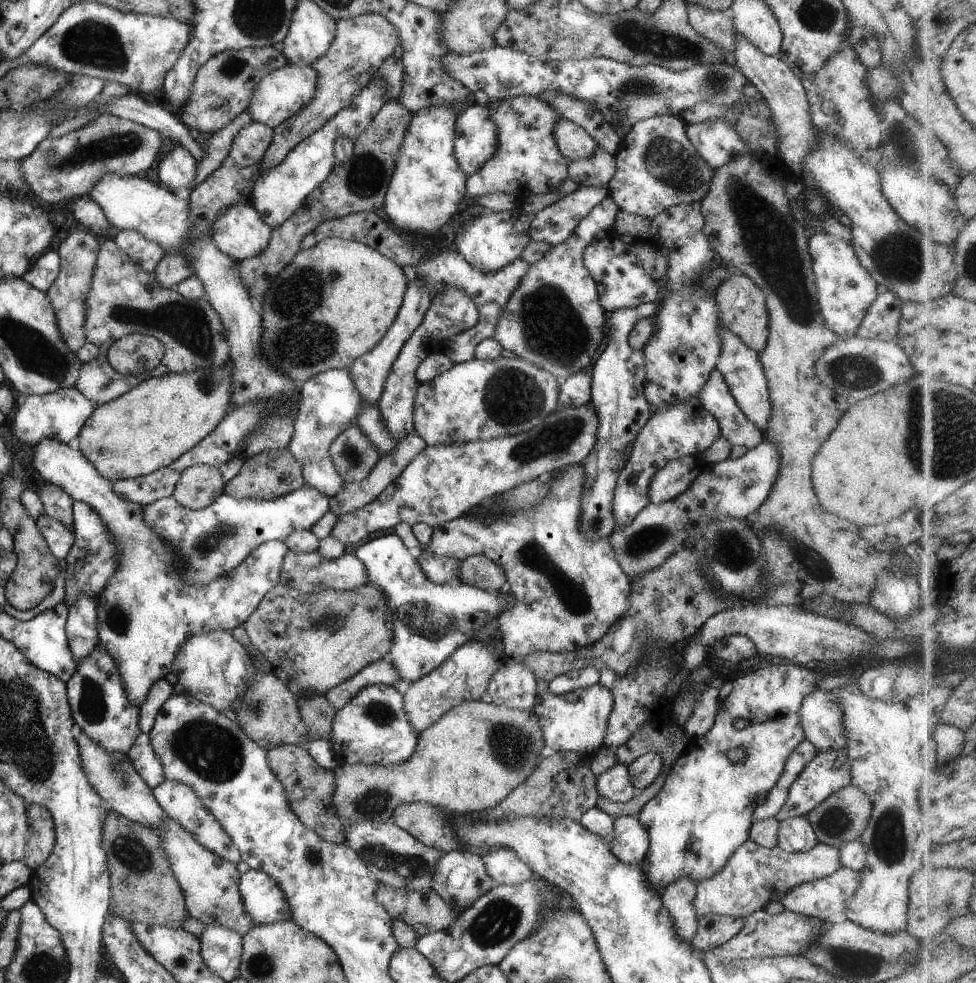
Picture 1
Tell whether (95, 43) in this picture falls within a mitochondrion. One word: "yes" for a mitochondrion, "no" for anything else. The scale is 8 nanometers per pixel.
yes

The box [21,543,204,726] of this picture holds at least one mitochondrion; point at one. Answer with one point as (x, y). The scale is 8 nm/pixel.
(115, 618)

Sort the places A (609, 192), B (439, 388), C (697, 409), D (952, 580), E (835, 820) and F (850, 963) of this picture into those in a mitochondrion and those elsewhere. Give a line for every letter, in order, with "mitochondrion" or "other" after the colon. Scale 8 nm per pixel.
A: other
B: other
C: other
D: mitochondrion
E: mitochondrion
F: mitochondrion

